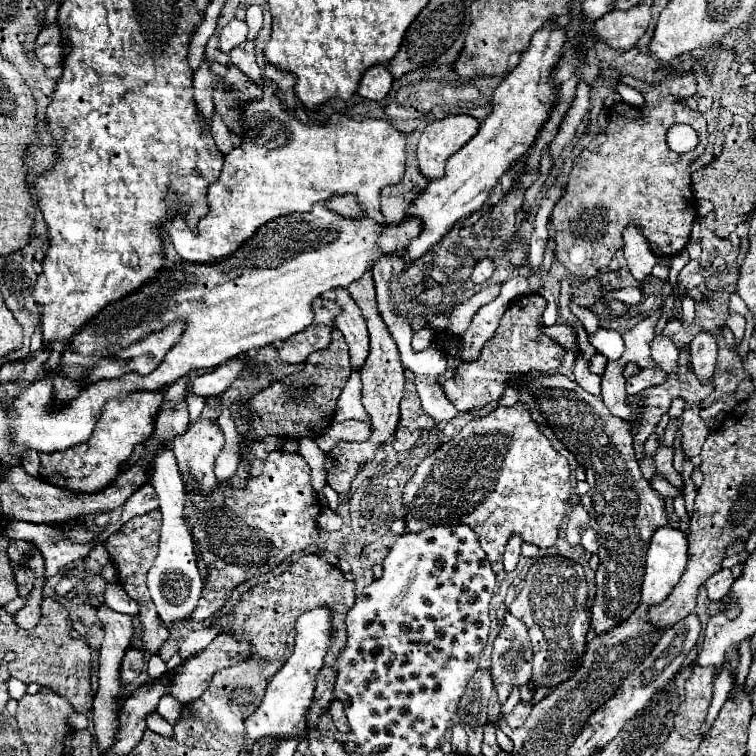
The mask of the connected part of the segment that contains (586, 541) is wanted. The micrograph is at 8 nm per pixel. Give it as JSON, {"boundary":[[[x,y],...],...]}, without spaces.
{"boundary":[[[585,526],[585,528],[581,530],[581,546],[583,546],[587,552],[591,552],[591,554],[597,552],[597,536],[595,536],[595,532],[593,532],[591,526]]]}

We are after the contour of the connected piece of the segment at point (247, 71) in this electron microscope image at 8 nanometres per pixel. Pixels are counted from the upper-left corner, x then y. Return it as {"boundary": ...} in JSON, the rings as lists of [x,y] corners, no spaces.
{"boundary":[[[247,40],[247,42],[241,44],[241,48],[235,48],[229,56],[231,56],[231,62],[233,62],[237,68],[241,68],[241,72],[243,72],[245,76],[249,76],[257,86],[263,88],[265,84],[263,84],[263,78],[261,78],[261,70],[259,70],[259,66],[257,66],[257,62],[255,62],[253,46],[255,46],[255,42],[253,42],[253,40]]]}

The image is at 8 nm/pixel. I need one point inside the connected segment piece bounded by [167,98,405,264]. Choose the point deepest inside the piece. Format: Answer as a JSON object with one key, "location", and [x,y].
{"location":[266,177]}

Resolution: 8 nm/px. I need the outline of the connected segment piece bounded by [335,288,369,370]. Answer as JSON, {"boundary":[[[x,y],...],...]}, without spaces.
{"boundary":[[[337,288],[337,304],[343,306],[343,312],[335,318],[335,326],[343,332],[347,344],[349,344],[349,356],[351,356],[351,370],[361,370],[361,366],[367,360],[369,354],[369,334],[365,320],[361,316],[361,310],[349,296],[345,288]]]}

